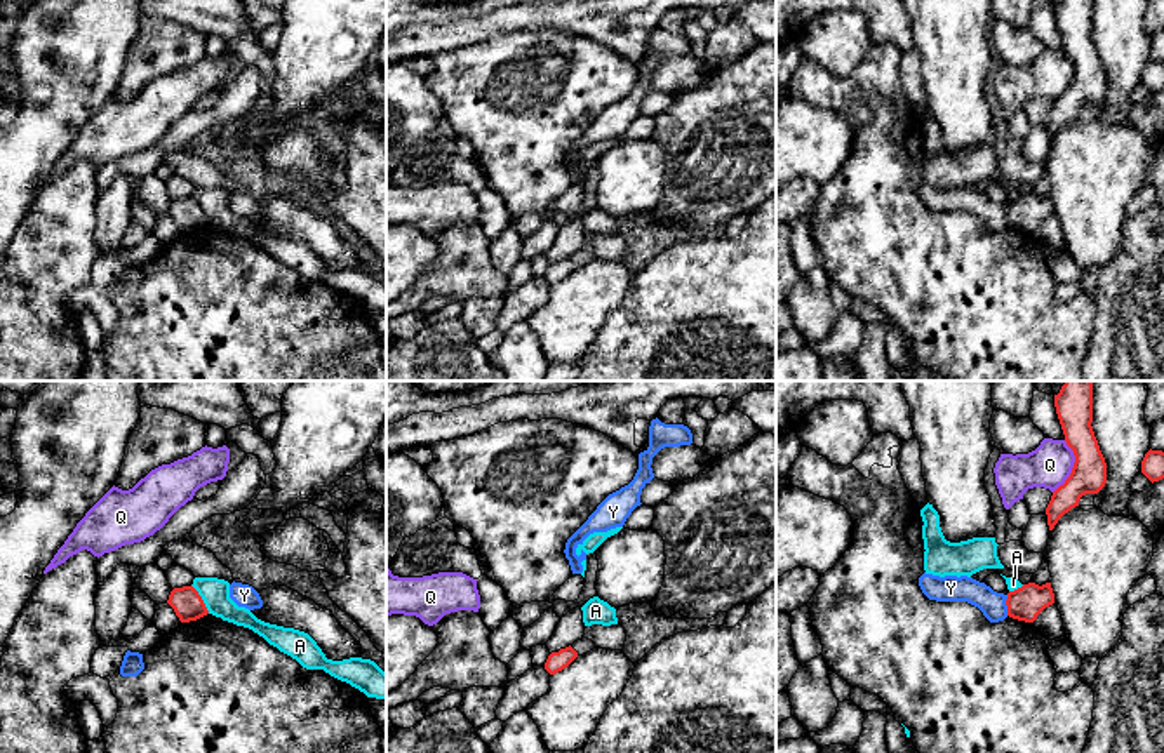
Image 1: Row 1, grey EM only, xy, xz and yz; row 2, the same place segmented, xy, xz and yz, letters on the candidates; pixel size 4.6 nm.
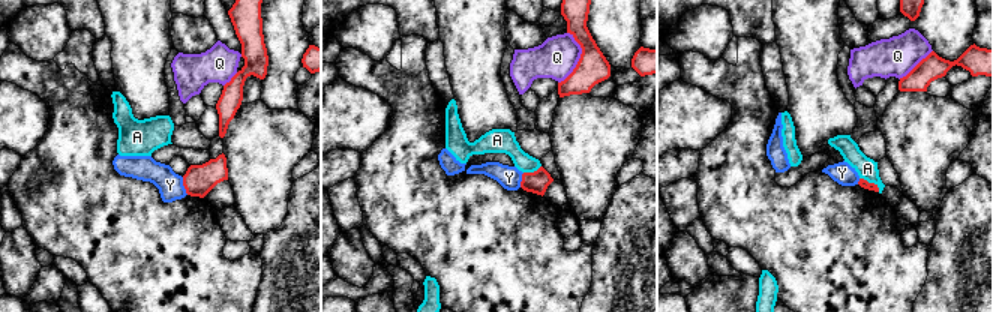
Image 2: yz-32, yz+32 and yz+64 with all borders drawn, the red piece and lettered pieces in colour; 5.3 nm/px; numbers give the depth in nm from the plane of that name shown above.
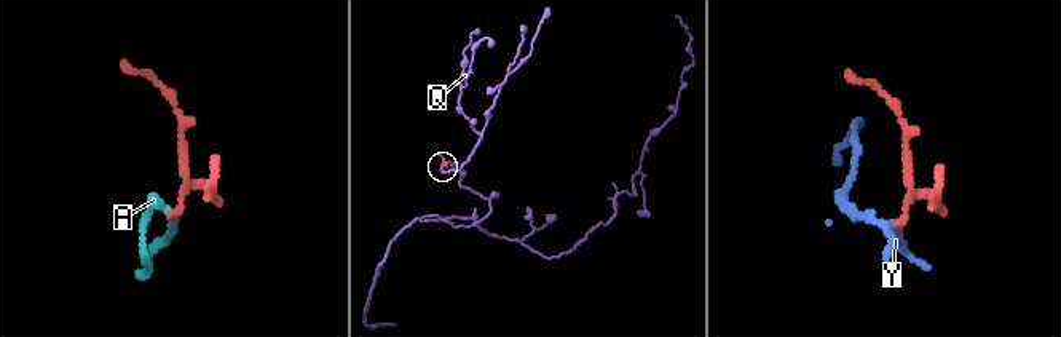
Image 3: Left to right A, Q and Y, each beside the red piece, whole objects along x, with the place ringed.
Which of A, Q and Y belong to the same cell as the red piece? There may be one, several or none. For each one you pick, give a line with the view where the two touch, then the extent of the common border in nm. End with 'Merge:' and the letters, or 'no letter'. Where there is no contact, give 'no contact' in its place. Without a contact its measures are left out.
Merge: no letter

